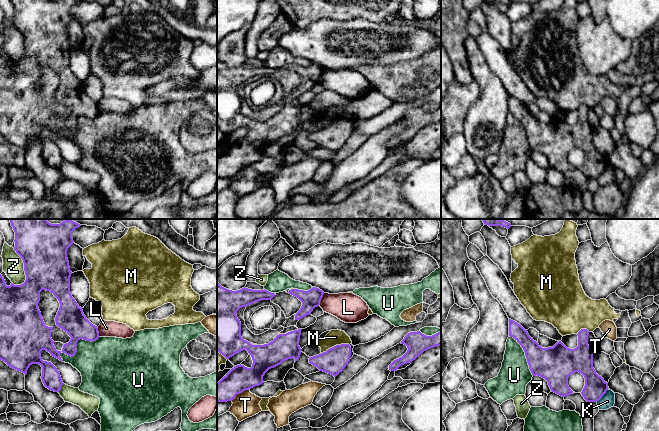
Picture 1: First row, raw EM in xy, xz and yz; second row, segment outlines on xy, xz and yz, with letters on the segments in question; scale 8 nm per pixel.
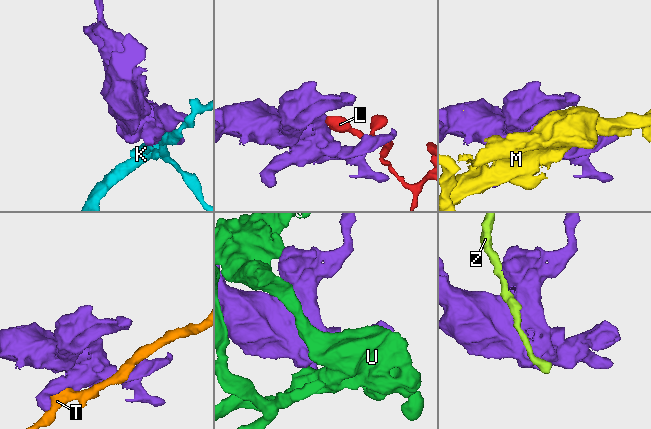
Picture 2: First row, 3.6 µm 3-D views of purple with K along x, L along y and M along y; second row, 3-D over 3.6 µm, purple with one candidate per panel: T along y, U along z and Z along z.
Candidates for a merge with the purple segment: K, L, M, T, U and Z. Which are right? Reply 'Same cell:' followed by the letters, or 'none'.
Same cell: none

